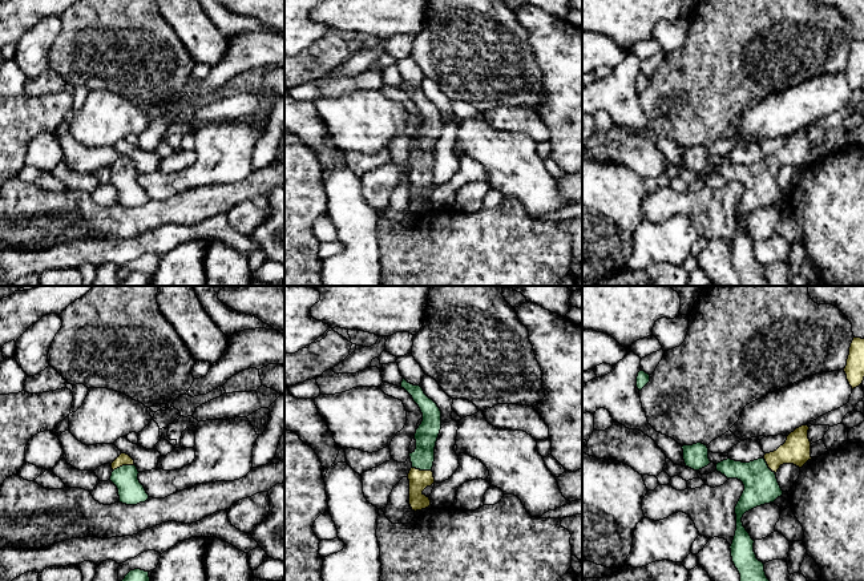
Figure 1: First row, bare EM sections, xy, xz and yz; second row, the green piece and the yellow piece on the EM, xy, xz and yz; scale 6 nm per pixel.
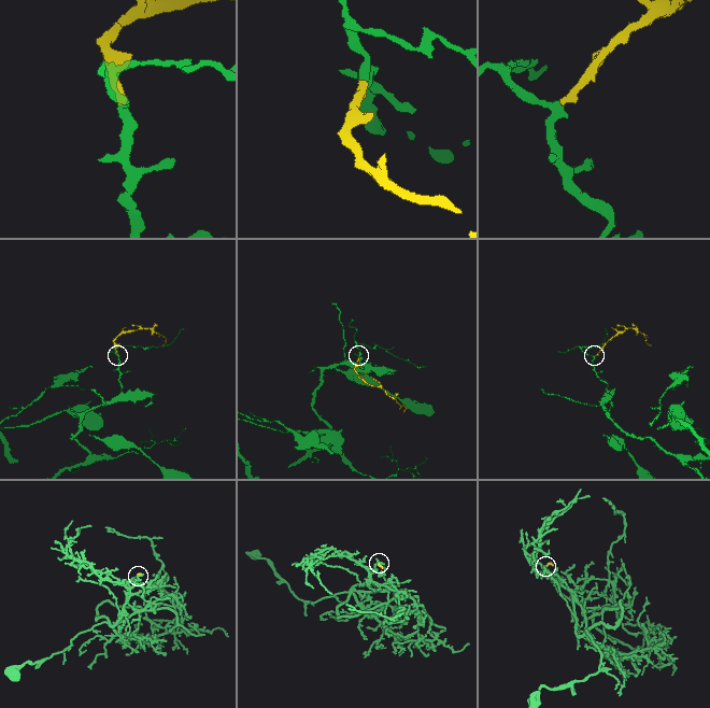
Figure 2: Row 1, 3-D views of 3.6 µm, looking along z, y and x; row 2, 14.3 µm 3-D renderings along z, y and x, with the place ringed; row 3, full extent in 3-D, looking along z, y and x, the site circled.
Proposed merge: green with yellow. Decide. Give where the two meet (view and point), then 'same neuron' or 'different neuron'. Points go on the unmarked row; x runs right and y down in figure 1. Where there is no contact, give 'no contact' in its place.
xy (124, 168) | same neuron

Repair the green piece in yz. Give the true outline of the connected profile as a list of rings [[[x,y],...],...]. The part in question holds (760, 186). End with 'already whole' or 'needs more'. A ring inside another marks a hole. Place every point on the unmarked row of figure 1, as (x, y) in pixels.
[[[802,128],[787,138],[776,153],[766,156],[762,161],[742,165],[731,161],[716,168],[716,173],[727,181],[738,181],[744,193],[735,209],[736,233],[730,249],[735,270],[740,277],[740,286],[771,286],[764,274],[764,266],[756,261],[754,242],[746,233],[742,219],[746,214],[774,205],[783,197],[776,174],[783,166],[802,170],[811,162],[810,129]]]; needs more

